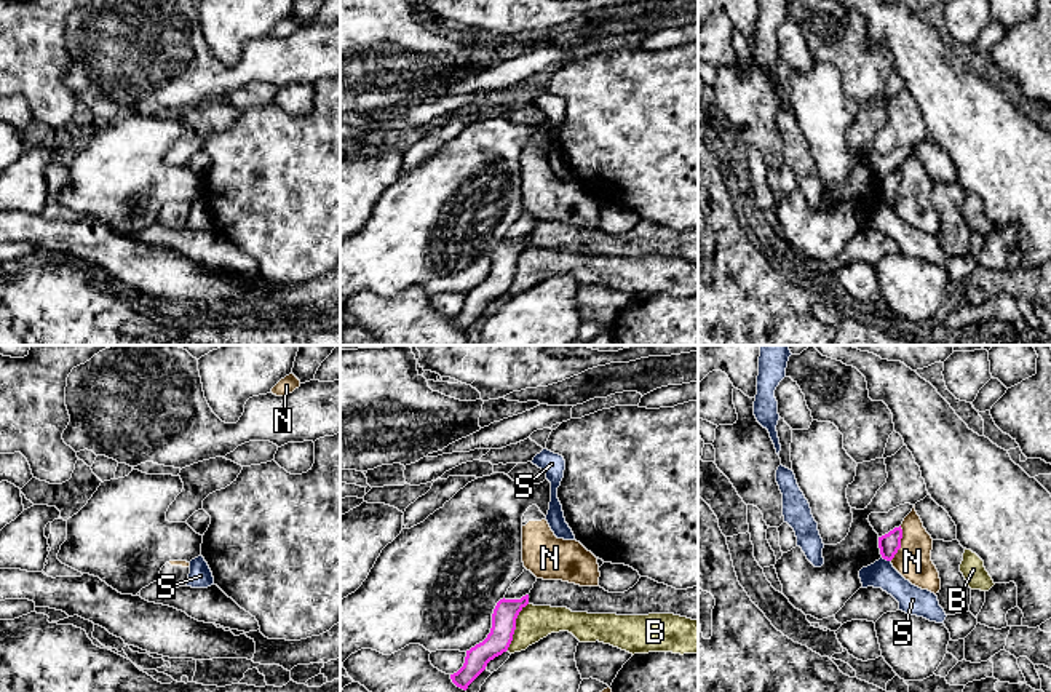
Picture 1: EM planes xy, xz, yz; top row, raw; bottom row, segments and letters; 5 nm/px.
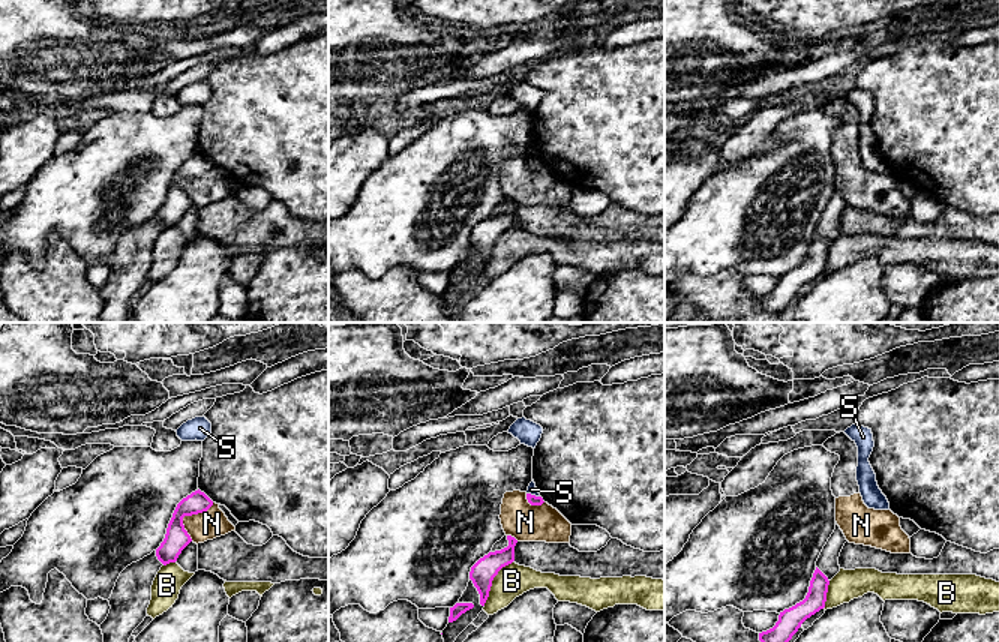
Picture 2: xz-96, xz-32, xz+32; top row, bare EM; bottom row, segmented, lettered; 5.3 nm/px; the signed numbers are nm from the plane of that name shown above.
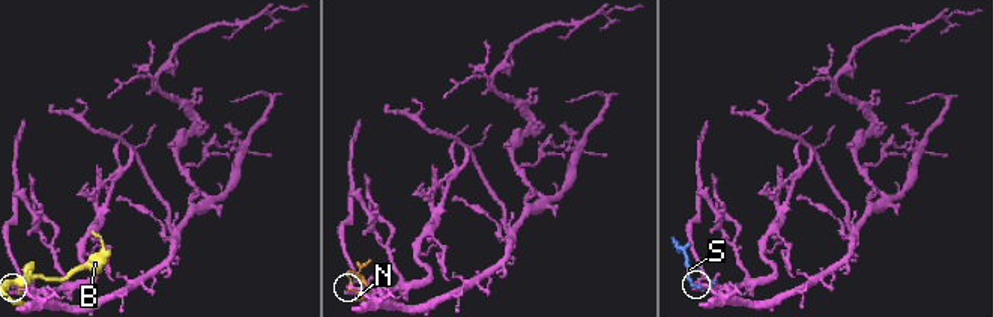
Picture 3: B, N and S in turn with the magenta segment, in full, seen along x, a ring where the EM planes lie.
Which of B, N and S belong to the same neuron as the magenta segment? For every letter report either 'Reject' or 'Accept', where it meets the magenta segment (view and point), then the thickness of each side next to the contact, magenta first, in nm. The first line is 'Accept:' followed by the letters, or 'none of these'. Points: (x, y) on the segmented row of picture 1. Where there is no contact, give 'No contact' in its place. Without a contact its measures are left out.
Accept: none of these
B: Reject. Touches magenta at xz (515, 627). Thickness 130 nm (magenta) against 180 nm
N: Reject. Touches magenta at yz (900, 544). Thickness 110 nm (magenta) against 180 nm
S: Reject. Touches magenta at yz (887, 560). Thickness 110 nm (magenta) against 140 nm

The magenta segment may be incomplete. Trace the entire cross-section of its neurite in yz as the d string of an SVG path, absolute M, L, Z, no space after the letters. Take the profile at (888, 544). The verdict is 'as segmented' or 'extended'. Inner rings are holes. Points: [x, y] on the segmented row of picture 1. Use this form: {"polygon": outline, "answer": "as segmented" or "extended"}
{"polygon": "M894 527L888 534L878 537L878 548L883 559L891 561L901 548L902 529Z", "answer": "as segmented"}

